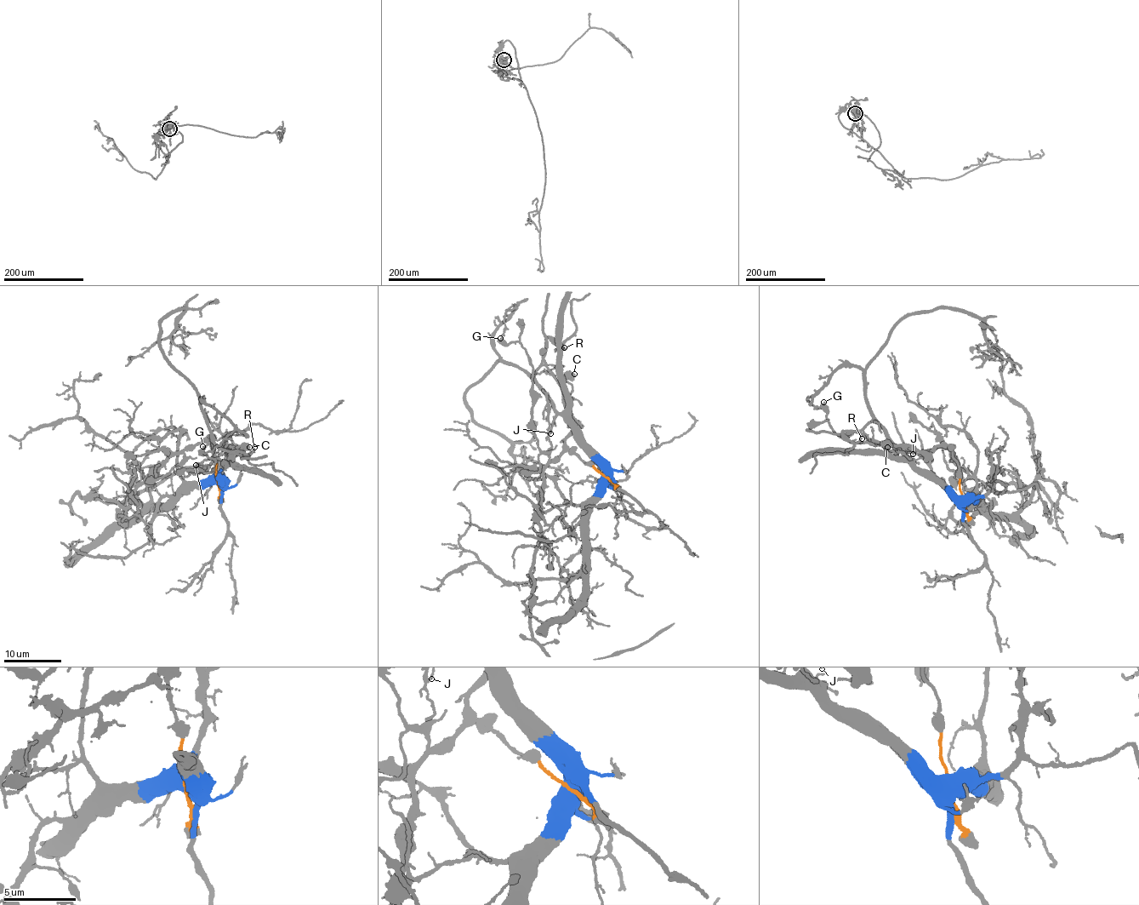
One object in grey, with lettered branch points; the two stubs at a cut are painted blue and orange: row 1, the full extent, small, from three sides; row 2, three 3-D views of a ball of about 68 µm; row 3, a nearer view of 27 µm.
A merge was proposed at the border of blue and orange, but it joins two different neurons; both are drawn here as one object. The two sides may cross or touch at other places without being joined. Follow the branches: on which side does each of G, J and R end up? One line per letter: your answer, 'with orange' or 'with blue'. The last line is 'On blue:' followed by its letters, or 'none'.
G: with orange
J: with blue
R: with blue
On blue: J, R

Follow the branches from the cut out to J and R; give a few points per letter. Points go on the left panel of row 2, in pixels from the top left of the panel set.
J: (219, 482), (225, 478), (219, 474), (218, 463), (207, 459), (195, 466)
R: (219, 482), (225, 478), (213, 457), (213, 443), (248, 457), (254, 446)

